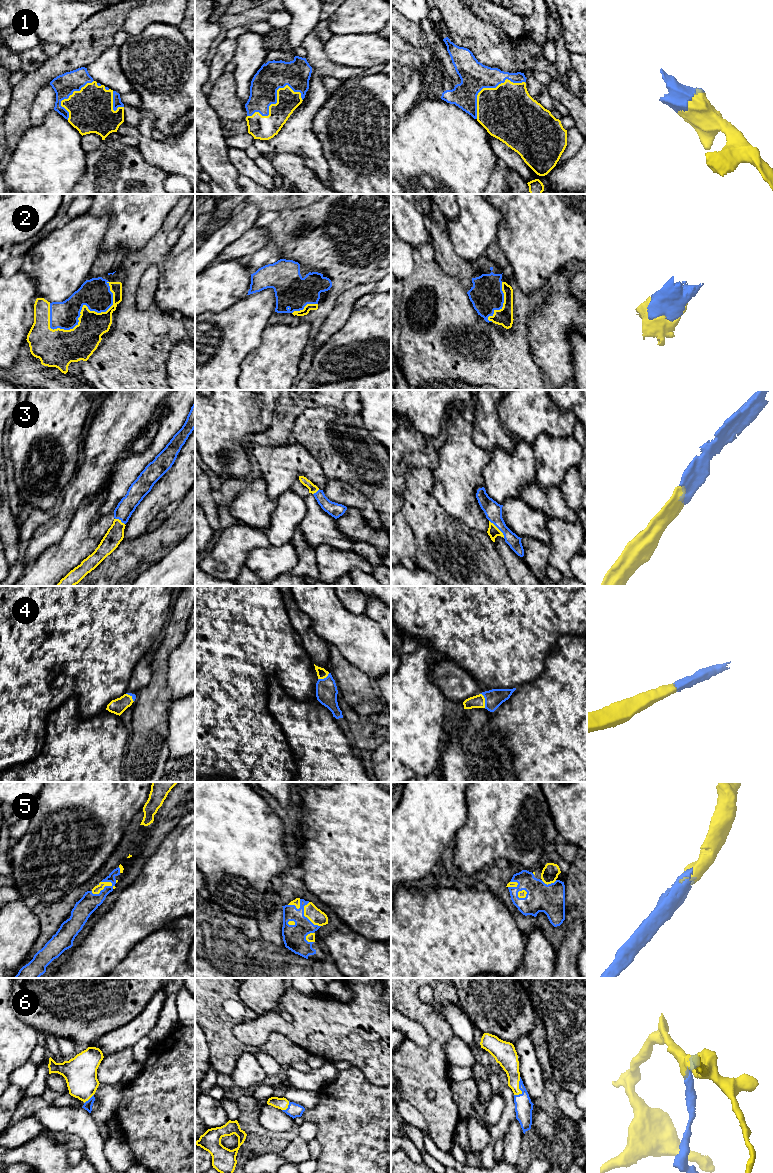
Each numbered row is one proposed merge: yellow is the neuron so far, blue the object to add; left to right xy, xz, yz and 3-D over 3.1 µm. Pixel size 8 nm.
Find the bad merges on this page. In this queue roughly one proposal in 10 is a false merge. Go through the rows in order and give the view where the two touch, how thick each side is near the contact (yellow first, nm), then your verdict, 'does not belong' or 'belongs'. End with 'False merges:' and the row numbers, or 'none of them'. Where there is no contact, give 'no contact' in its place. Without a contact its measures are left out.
1: contact in xz; calibres 190 and 220 nm; belongs
2: contact in xy; calibres 240 and 240 nm; belongs
3: contact in yz; calibres 90 and 140 nm; belongs
4: contact in yz; calibres 110 and 150 nm; belongs
5: contact in xy; calibres 60 and 150 nm; belongs
6: contact in yz; calibres 160 and 140 nm; belongs
False merges: none of them

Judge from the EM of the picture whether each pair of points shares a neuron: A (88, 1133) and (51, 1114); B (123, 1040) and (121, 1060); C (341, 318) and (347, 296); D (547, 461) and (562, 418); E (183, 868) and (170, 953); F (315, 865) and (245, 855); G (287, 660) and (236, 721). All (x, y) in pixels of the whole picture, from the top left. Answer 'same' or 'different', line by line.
A: same
B: different
C: same
D: different
E: different
F: different
G: same

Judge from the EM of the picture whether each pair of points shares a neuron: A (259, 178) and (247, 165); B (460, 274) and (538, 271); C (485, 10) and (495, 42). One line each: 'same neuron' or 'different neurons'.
A: same neuron
B: different neurons
C: different neurons

